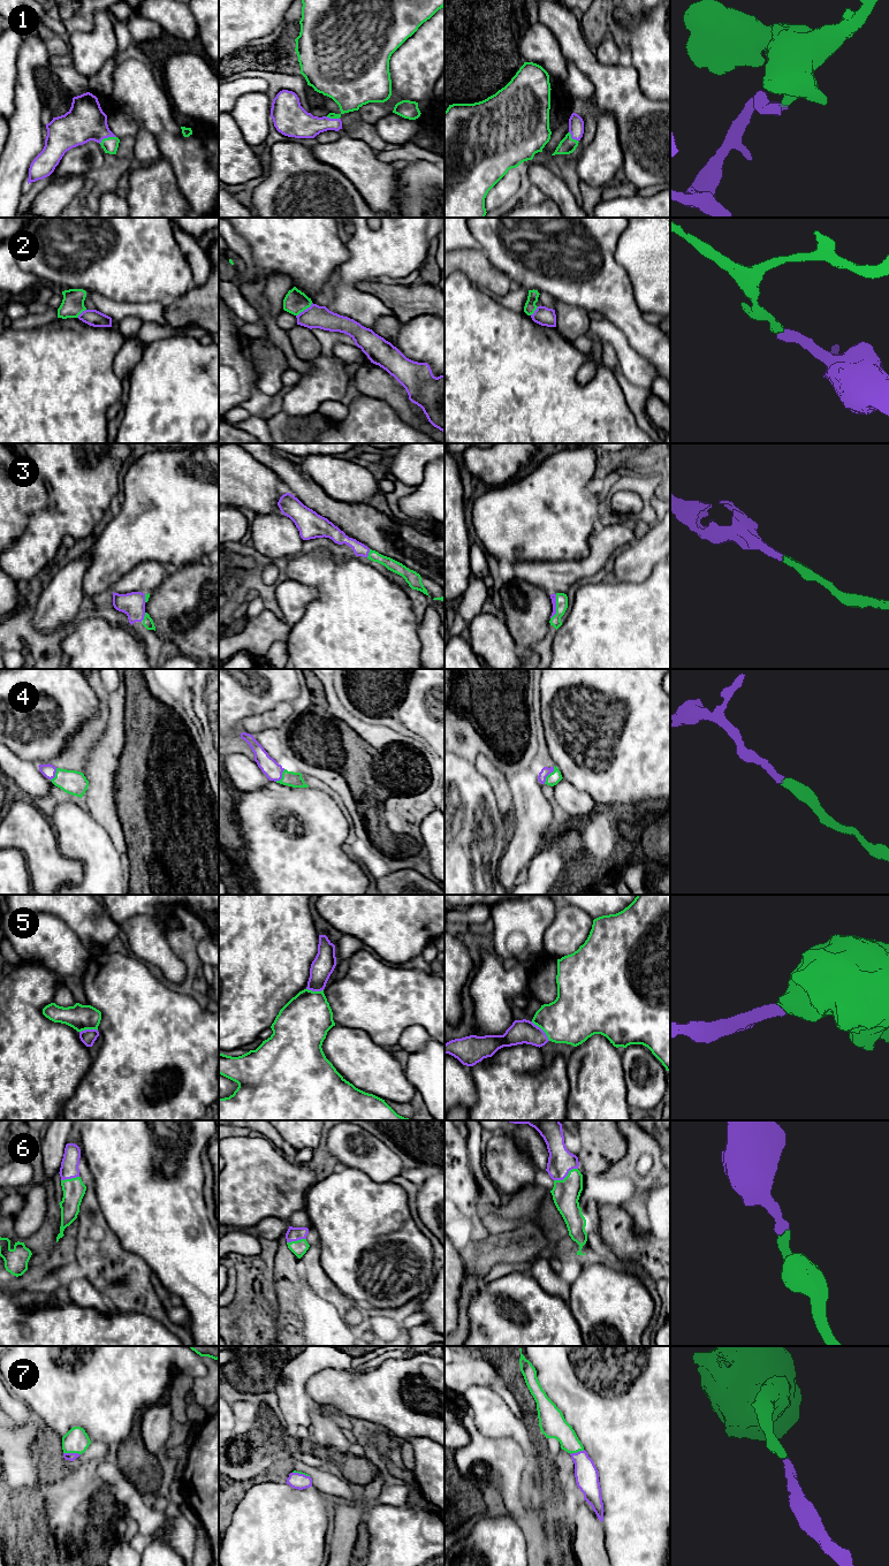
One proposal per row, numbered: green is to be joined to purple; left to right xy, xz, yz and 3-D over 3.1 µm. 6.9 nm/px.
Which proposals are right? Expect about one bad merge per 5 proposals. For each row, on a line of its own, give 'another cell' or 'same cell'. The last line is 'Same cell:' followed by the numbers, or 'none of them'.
1: same cell
2: another cell
3: same cell
4: same cell
5: same cell
6: same cell
7: same cell
Same cell: 1, 3, 4, 5, 6, 7

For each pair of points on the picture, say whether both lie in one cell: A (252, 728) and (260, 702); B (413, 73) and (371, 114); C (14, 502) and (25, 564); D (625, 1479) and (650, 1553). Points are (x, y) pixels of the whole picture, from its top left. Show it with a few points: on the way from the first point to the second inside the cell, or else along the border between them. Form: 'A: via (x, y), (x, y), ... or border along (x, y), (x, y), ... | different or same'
A: border along (281, 701), (247, 716), (242, 731) | different
B: via (407, 84), (382, 108) | same
C: border along (35, 512), (30, 516), (24, 531), (12, 544) | different
D: via (644, 1497), (644, 1535) | same

